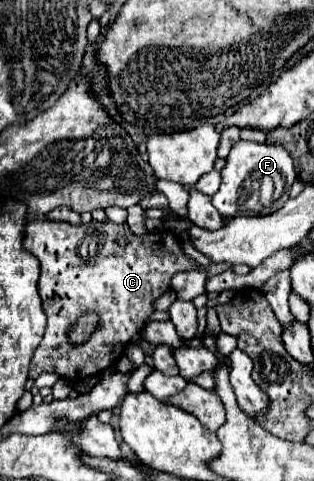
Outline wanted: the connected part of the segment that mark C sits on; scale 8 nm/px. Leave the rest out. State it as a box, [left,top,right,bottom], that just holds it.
[23,219,199,381]

